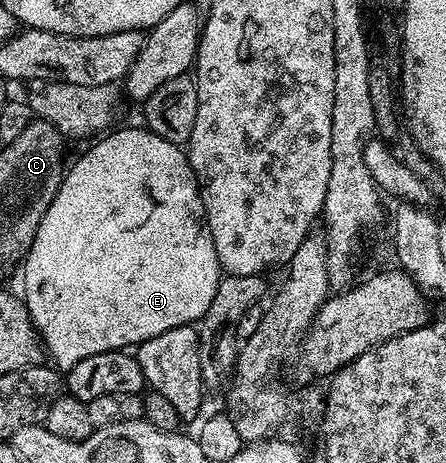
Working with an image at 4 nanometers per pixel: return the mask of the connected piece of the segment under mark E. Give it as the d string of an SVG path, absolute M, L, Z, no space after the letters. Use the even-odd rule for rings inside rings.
M139 126L124 127L121 131L109 130L107 134L93 142L97 143L73 167L71 164L65 170L58 193L54 201L50 201L50 209L46 209L38 225L38 233L34 233L34 241L30 245L28 254L24 256L22 298L24 304L28 306L32 326L36 328L36 334L47 358L60 369L78 365L78 361L86 357L94 357L98 353L135 348L150 337L158 337L158 333L166 333L166 329L199 324L206 311L210 309L210 301L214 301L214 293L222 278L218 253L214 249L214 241L210 237L210 229L204 219L200 186L196 183L192 172L187 150L179 143L171 143L158 137L158 133L149 131L147 126Z

